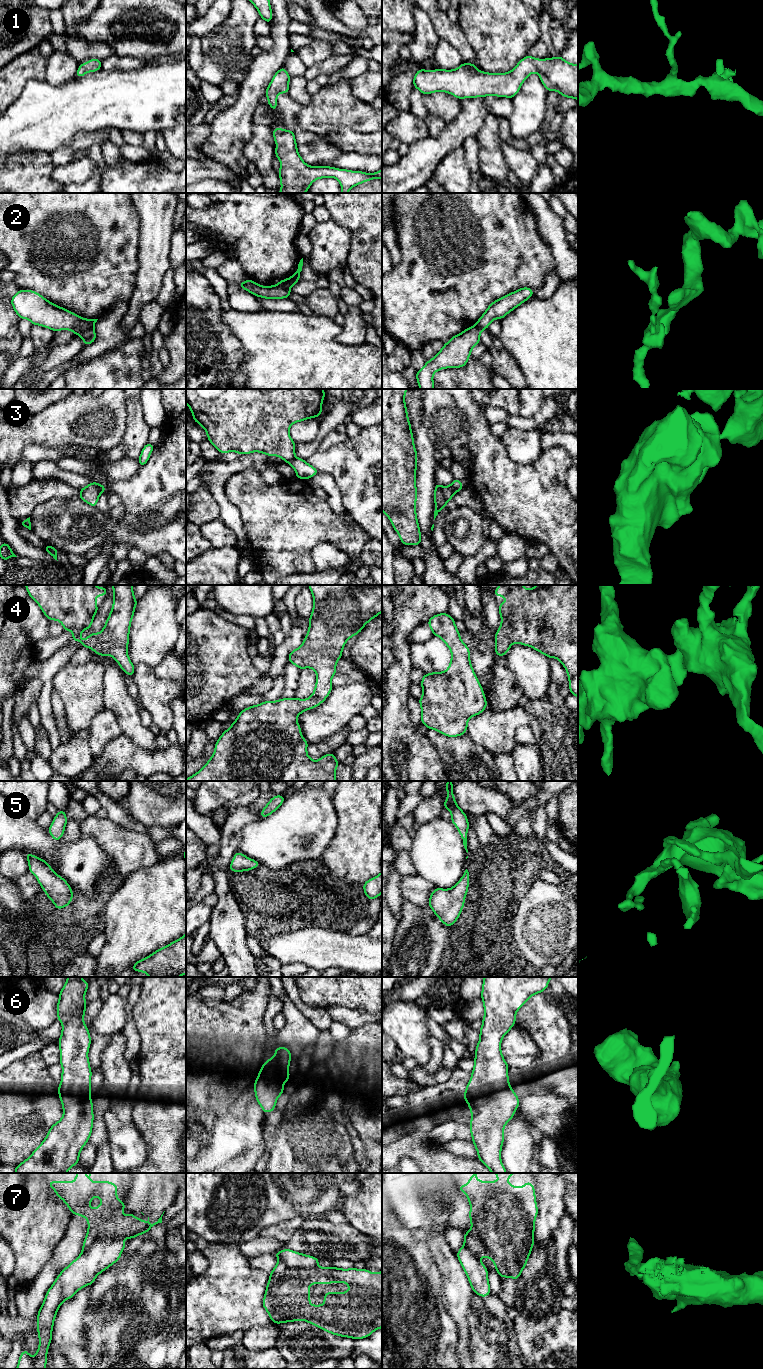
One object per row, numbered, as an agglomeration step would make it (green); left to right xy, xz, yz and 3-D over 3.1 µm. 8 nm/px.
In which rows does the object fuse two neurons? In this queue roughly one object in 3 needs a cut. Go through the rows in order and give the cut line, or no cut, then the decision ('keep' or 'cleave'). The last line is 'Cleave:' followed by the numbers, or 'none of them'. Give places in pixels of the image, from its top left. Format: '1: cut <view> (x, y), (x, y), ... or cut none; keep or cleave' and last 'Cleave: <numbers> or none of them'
1: cut none; keep
2: cut xz (274, 285), (289, 290); cleave
3: cut xy (92, 482), (101, 492); cleave
4: cut none; keep
5: cut none; keep
6: cut none; keep
7: cut xy (122, 1240), (101, 1236), (88, 1249), (82, 1252); cleave
Cleave: 2, 3, 7

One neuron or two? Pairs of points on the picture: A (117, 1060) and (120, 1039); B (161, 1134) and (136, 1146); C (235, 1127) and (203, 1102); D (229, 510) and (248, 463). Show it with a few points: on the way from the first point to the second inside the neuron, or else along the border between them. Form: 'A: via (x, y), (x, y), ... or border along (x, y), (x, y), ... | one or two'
A: via (117, 1055), (118, 1044) | one
B: border along (132, 1122), (147, 1147), (144, 1162) | two
C: border along (237, 1098), (231, 1108), (216, 1119), (211, 1129) | two
D: via (219, 495), (219, 479), (233, 465) | one

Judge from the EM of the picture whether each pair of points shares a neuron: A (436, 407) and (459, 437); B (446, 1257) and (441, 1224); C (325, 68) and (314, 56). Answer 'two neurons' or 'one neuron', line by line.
A: one neuron
B: two neurons
C: two neurons

